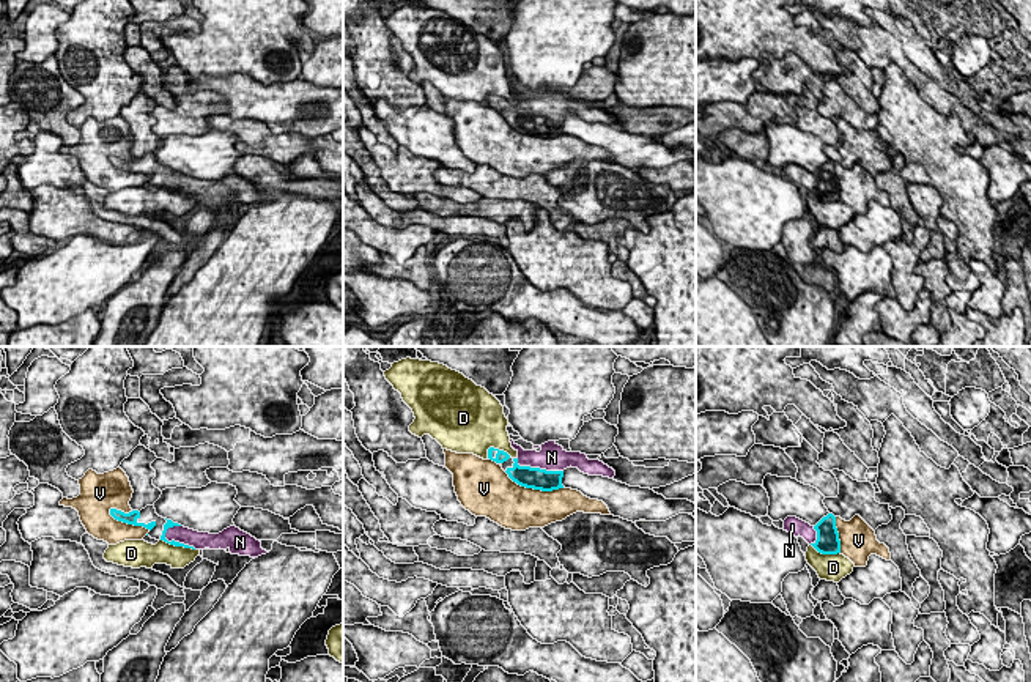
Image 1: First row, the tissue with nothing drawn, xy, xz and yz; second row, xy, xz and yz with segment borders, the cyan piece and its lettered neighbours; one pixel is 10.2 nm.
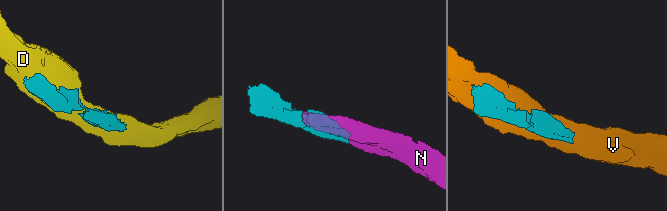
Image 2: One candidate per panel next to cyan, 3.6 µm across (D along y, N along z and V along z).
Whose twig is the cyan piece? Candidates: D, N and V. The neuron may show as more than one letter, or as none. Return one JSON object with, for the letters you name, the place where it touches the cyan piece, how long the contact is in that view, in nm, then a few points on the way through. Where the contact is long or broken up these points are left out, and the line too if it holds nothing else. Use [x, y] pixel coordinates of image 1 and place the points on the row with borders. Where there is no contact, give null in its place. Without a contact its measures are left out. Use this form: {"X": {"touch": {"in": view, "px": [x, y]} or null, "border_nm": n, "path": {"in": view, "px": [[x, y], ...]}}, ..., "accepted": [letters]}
{"N": {"touch": {"in": "xy", "px": [177, 542]}, "border_nm": 380}, "accepted": ["N"]}

